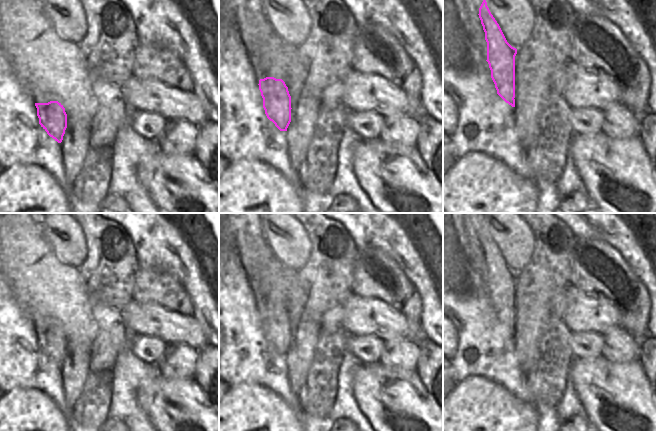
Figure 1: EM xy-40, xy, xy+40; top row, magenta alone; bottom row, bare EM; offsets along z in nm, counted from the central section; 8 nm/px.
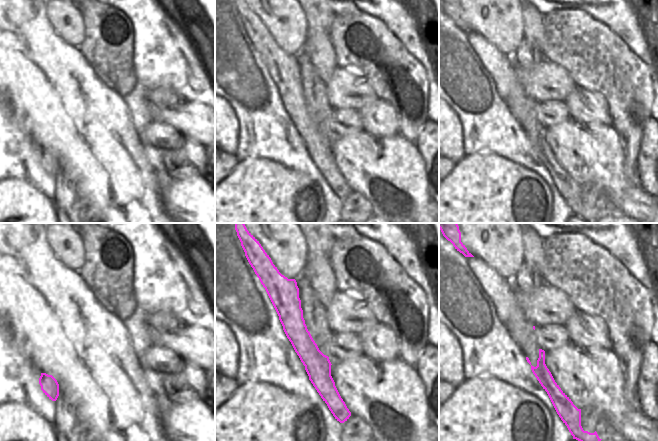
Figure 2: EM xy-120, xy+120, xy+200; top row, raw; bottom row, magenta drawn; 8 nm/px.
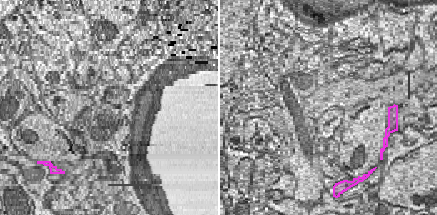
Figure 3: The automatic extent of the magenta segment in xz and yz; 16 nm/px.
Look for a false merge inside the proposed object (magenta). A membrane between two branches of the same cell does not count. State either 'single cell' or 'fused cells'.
fused cells

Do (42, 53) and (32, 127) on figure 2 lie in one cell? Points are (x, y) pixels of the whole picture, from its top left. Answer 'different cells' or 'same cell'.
same cell

